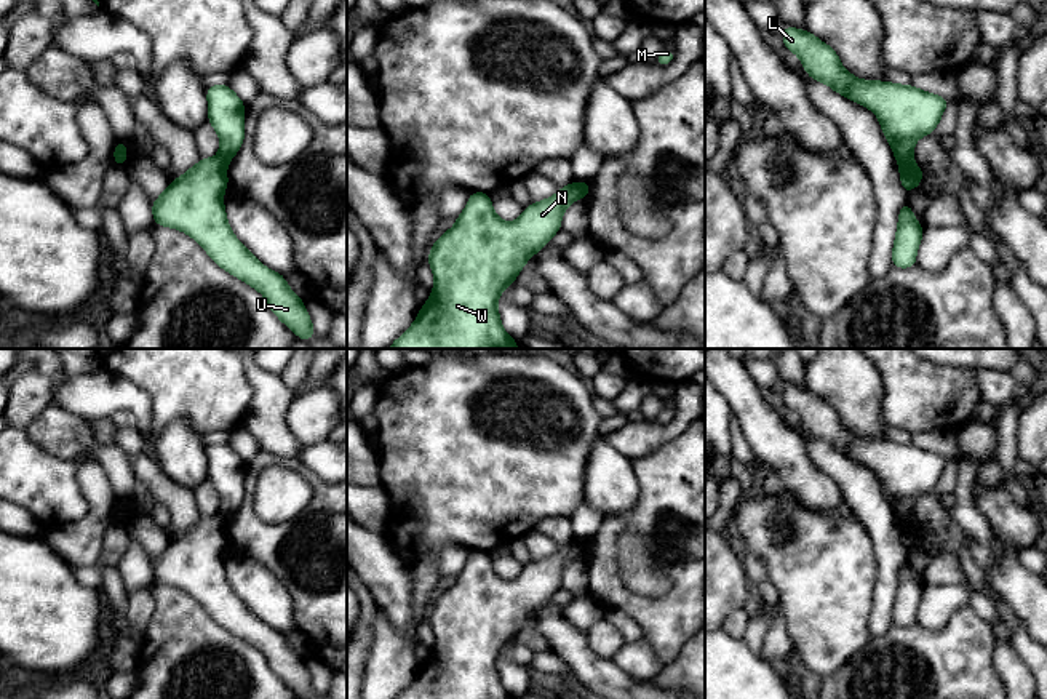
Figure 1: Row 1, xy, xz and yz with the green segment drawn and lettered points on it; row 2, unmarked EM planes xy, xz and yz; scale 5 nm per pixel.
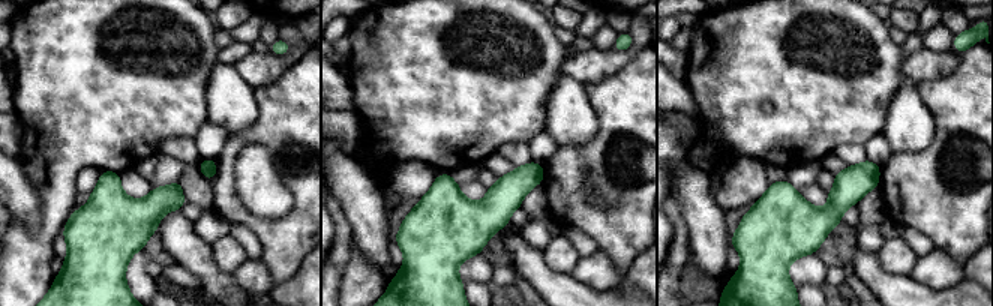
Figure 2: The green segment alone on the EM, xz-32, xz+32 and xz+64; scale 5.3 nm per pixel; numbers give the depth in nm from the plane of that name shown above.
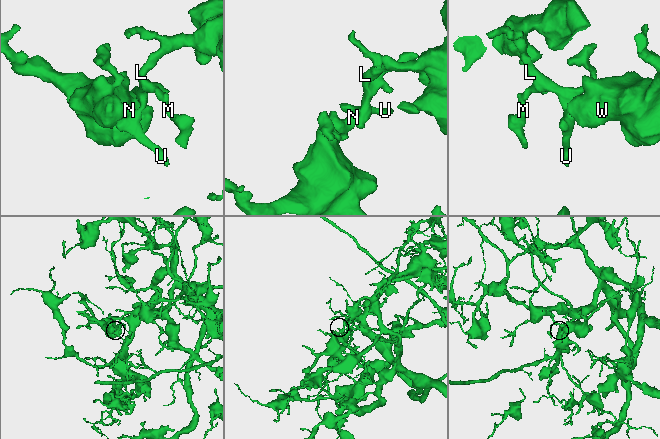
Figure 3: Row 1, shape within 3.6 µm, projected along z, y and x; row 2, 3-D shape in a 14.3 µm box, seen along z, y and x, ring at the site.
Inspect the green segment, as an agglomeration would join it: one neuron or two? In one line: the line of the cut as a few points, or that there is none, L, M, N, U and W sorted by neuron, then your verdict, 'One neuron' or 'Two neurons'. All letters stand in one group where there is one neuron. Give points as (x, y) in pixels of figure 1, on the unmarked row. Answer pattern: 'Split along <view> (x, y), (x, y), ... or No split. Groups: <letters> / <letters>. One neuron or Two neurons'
Split along xz (576, 541), (582, 555). Groups: L M / N U W. Two neurons

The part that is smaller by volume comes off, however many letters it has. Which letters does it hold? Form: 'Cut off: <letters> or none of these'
Cut off: N, U, W

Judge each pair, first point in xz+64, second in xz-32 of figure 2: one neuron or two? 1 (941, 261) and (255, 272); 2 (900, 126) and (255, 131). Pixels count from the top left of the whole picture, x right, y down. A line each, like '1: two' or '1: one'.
1: one
2: two

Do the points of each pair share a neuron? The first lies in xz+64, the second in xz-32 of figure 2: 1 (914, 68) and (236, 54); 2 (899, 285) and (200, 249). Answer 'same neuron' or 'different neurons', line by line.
1: different neurons
2: same neuron

